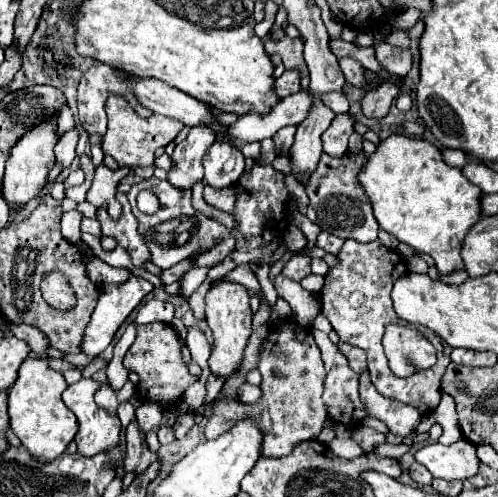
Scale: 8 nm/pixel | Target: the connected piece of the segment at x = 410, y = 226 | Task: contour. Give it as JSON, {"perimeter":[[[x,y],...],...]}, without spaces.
{"perimeter":[[[392,134],[368,156],[364,170],[358,174],[358,184],[368,194],[382,230],[414,250],[430,254],[440,274],[464,268],[460,246],[472,224],[480,220],[482,192],[462,176],[460,168],[444,164],[436,146],[426,140]]]}

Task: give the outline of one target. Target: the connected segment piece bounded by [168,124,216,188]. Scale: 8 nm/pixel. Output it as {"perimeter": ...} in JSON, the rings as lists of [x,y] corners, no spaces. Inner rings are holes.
{"perimeter":[[[208,124],[194,126],[188,138],[176,144],[176,150],[172,154],[176,168],[168,172],[168,182],[176,188],[192,188],[196,180],[202,180],[204,150],[208,150],[212,142],[216,142],[216,134],[212,128],[208,128]]]}

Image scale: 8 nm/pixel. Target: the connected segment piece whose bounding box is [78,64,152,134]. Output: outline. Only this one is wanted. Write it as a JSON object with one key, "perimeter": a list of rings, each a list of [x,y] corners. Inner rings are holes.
{"perimeter":[[[94,64],[84,72],[78,86],[78,112],[82,128],[88,134],[104,134],[106,132],[106,110],[104,104],[110,94],[120,94],[140,116],[148,118],[152,112],[140,106],[136,96],[124,82],[114,74],[114,70],[106,64]]]}

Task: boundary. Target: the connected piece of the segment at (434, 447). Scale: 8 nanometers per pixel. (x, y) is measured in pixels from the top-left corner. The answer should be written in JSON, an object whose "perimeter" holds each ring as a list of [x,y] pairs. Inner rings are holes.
{"perimeter":[[[458,440],[456,444],[428,444],[414,454],[416,462],[428,468],[434,478],[444,480],[466,480],[478,472],[476,446],[468,440]]]}

